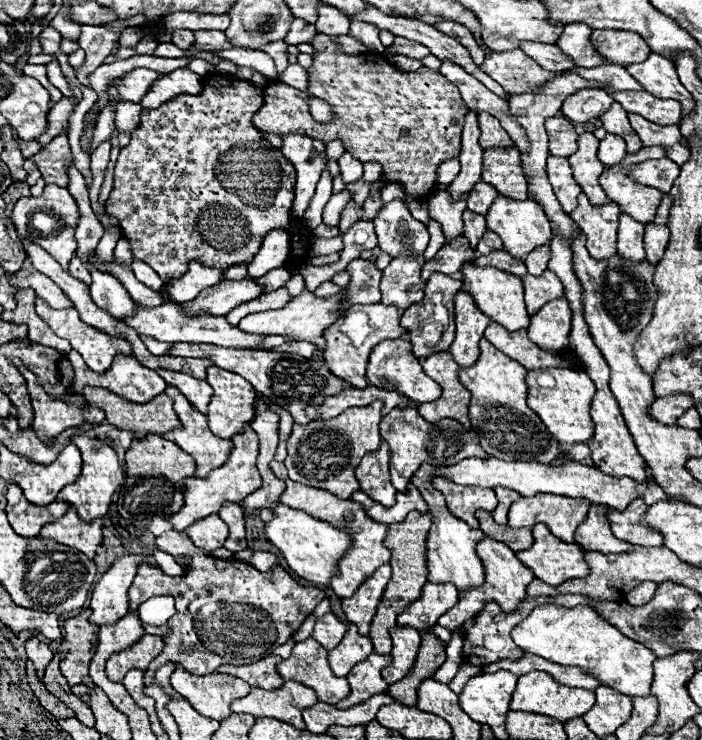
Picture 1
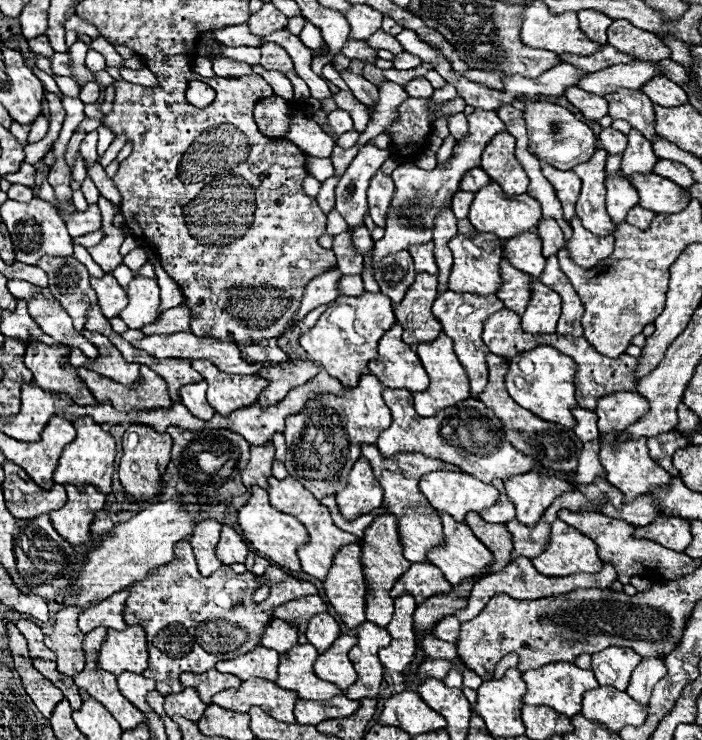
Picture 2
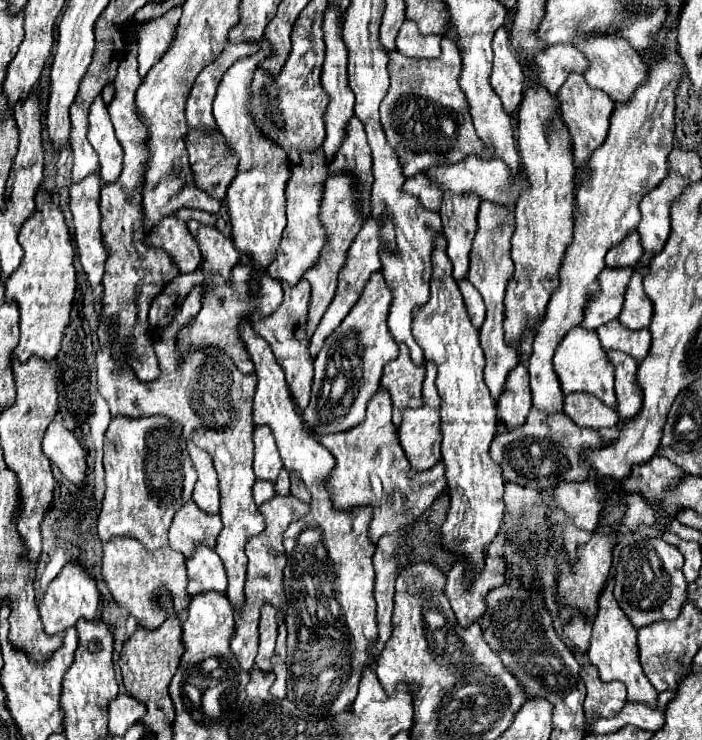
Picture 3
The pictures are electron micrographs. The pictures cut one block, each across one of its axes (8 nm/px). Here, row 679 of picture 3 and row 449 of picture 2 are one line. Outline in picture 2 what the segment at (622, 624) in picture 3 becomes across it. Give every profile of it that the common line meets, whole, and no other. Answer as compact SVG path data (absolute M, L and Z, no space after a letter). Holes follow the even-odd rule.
M614 432L602 434L600 436L600 462L606 470L606 478L612 486L616 486L618 490L624 492L626 500L632 500L640 494L648 494L650 488L654 486L666 486L670 482L670 474L666 470L662 470L650 456L648 456L648 448L646 448L646 438L638 438L638 440L624 440L620 444L614 446Z

